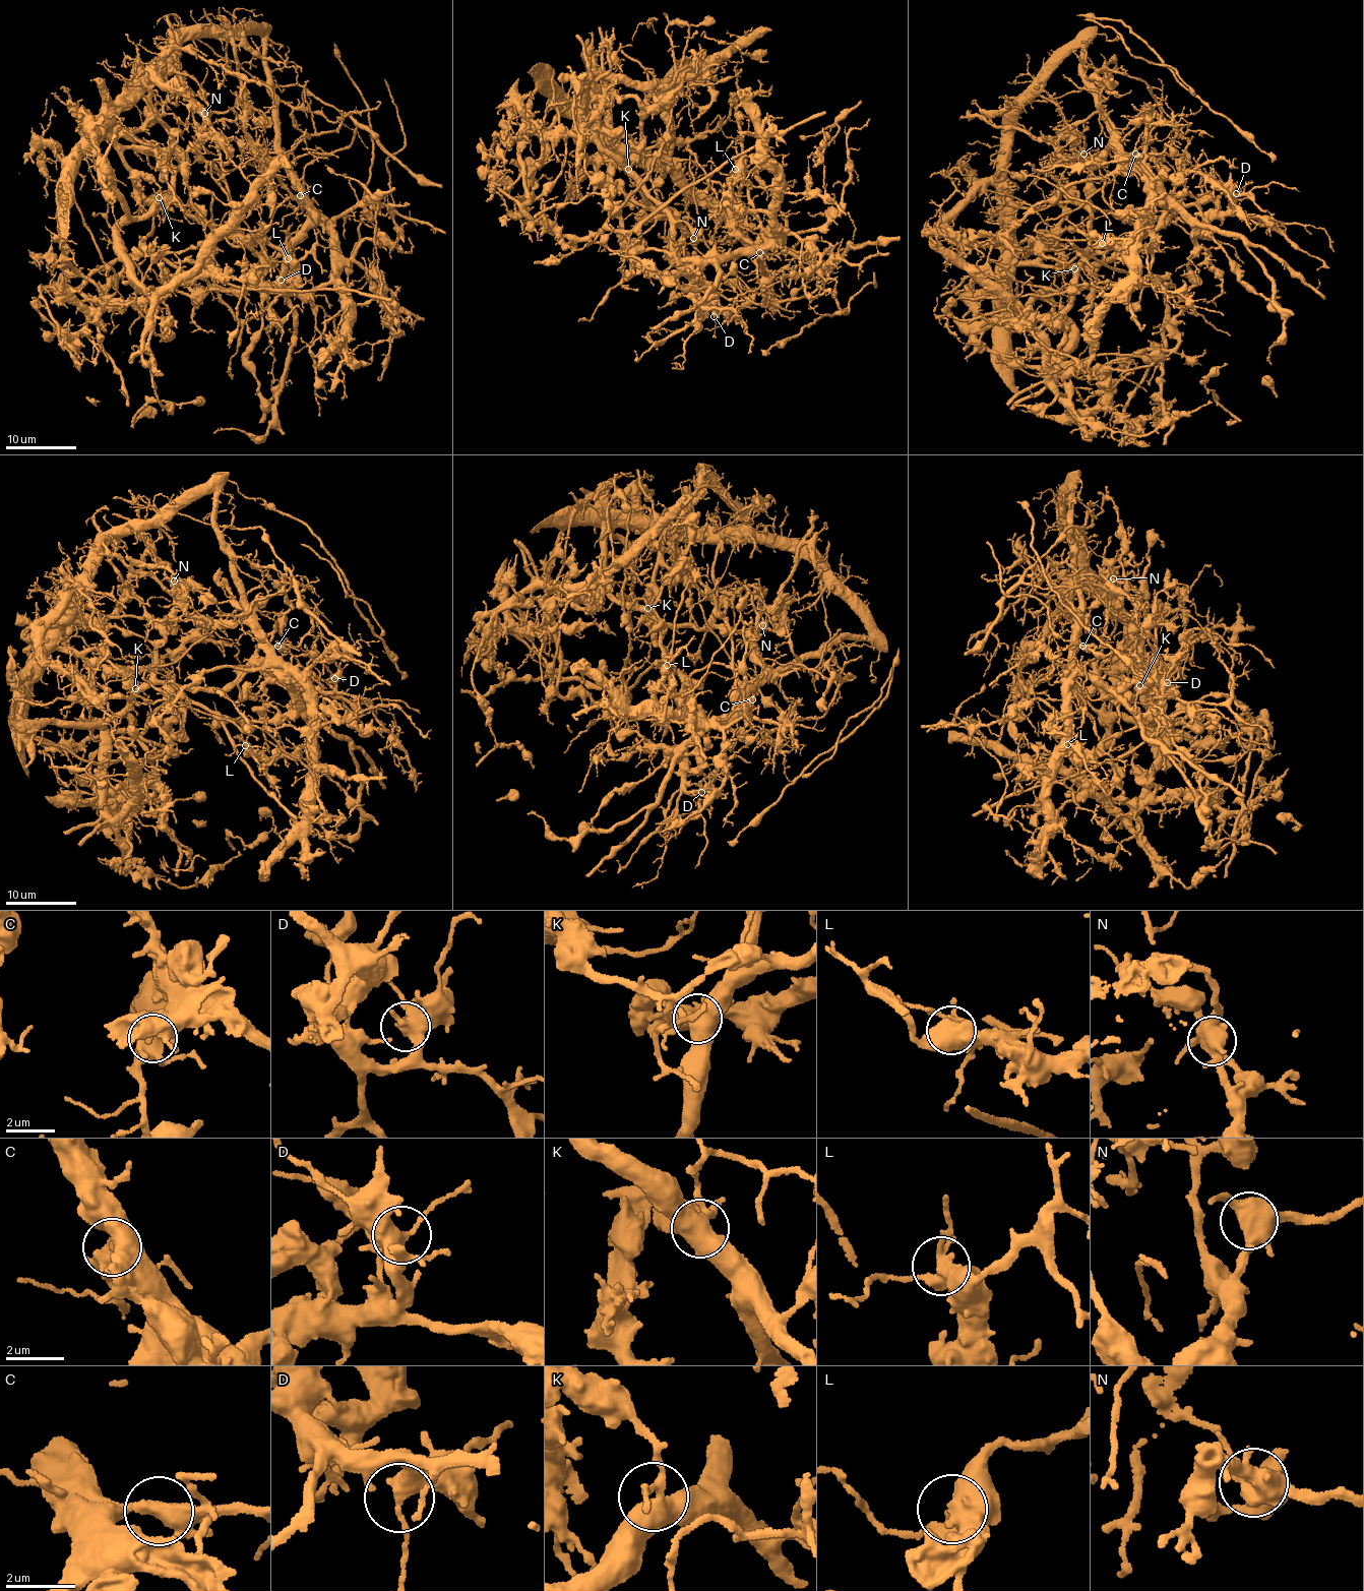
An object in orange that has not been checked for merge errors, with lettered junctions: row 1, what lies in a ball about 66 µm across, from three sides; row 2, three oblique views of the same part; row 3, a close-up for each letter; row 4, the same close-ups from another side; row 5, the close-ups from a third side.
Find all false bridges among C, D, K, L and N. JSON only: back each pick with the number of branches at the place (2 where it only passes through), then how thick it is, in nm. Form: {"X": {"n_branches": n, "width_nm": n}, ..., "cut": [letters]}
{"C": {"n_branches": 4, "width_nm": 440}, "N": {"n_branches": 5, "width_nm": 600}, "cut": ["C", "N"]}

